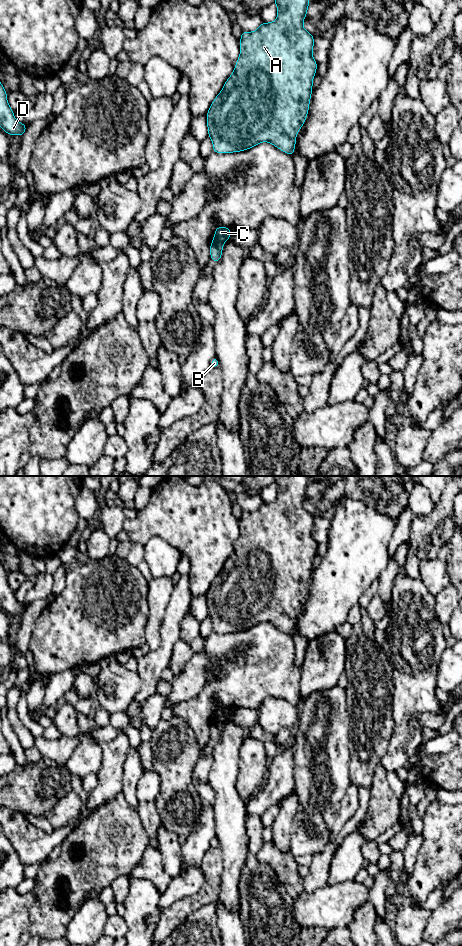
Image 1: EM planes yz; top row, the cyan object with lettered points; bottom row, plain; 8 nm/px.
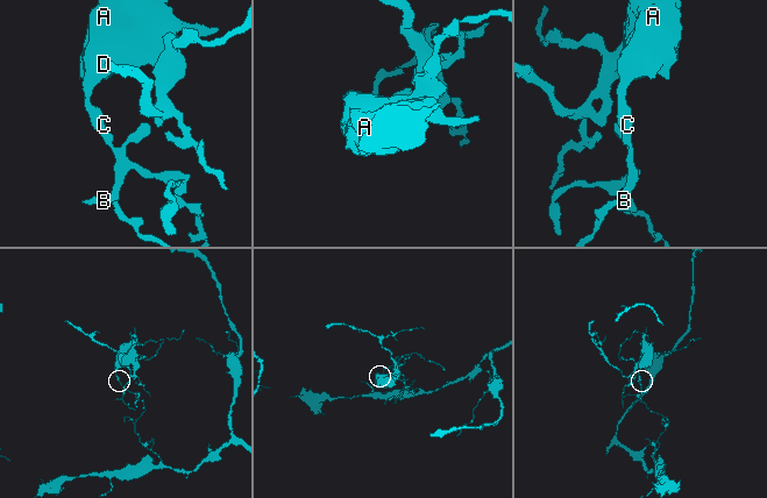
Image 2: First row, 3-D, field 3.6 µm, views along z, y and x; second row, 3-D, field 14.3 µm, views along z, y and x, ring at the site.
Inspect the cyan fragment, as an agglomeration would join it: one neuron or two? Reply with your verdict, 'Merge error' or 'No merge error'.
Merge error

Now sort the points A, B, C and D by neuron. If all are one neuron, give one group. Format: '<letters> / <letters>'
A C D / B

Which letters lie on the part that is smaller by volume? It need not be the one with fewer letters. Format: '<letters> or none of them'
A, C, D

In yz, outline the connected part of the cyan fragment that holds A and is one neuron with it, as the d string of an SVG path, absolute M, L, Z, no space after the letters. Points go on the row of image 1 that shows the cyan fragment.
M275 0L277 18L270 23L262 22L256 31L242 31L240 56L231 76L213 100L206 114L208 136L215 153L233 153L248 150L261 142L269 142L279 150L293 156L296 136L306 121L312 95L313 78L317 62L312 51L314 37L303 27L311 0Z

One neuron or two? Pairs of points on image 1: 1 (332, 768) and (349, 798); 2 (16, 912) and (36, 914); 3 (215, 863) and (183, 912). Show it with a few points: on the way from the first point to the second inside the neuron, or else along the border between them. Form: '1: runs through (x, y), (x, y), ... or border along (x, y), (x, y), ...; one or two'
1: border along (350, 783), (345, 794), (338, 801), (326, 806); two
2: border along (32, 892), (34, 904), (30, 908), (27, 929); two
3: runs through (212, 875), (212, 883), (195, 900); one

